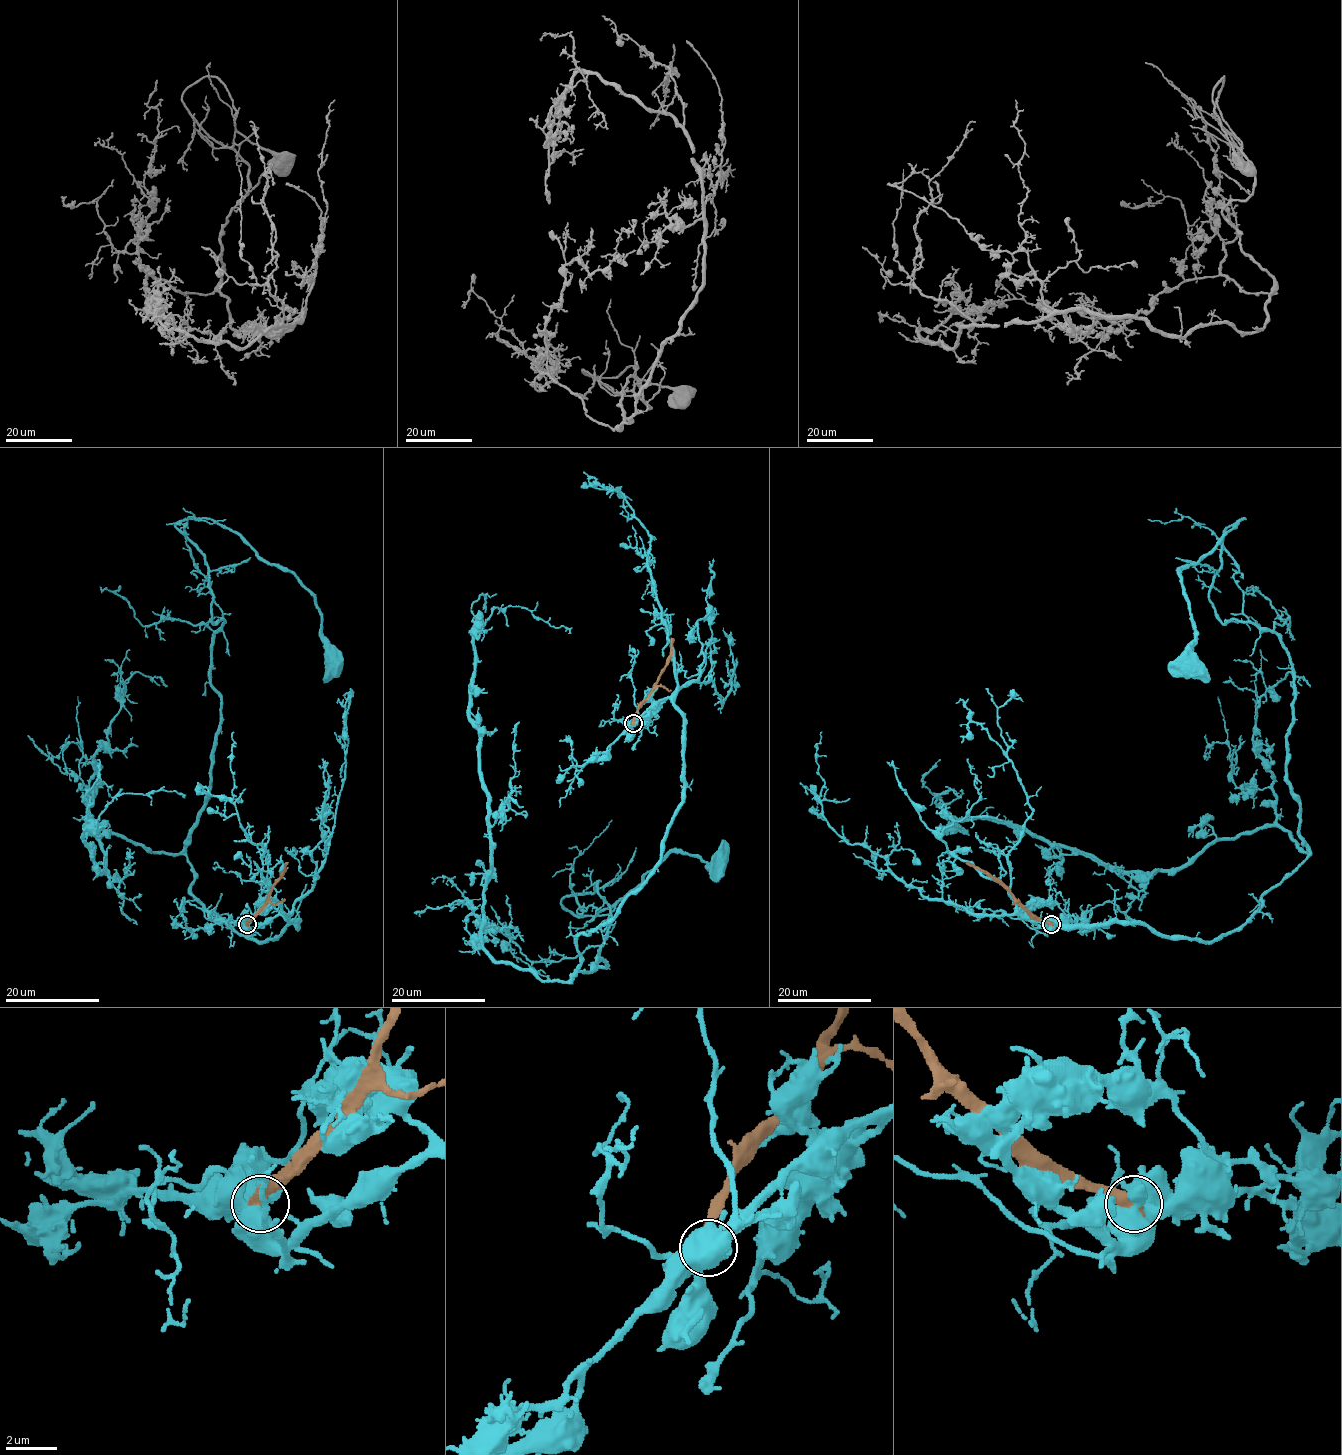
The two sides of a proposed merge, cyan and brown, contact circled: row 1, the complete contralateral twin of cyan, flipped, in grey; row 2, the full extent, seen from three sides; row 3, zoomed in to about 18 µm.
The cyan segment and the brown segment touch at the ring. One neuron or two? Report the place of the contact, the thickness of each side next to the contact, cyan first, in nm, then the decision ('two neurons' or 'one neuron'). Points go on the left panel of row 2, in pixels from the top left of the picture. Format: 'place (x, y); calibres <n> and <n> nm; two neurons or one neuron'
place (247, 924); calibres 850 and 550 nm; two neurons

